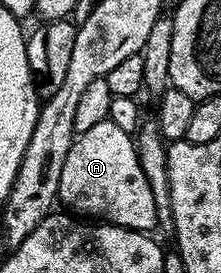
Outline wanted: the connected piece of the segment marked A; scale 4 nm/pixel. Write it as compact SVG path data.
M108 119L74 139L63 162L59 192L60 203L83 218L144 233L158 225L155 198L139 166L134 137Z

